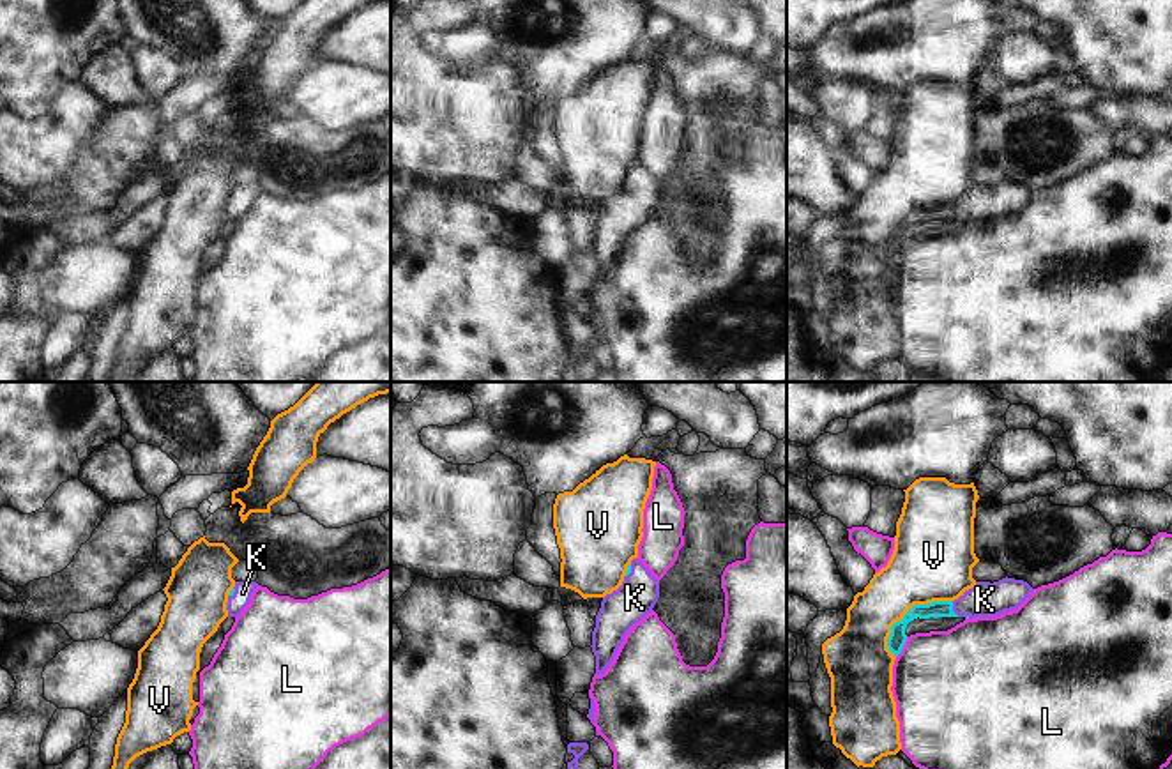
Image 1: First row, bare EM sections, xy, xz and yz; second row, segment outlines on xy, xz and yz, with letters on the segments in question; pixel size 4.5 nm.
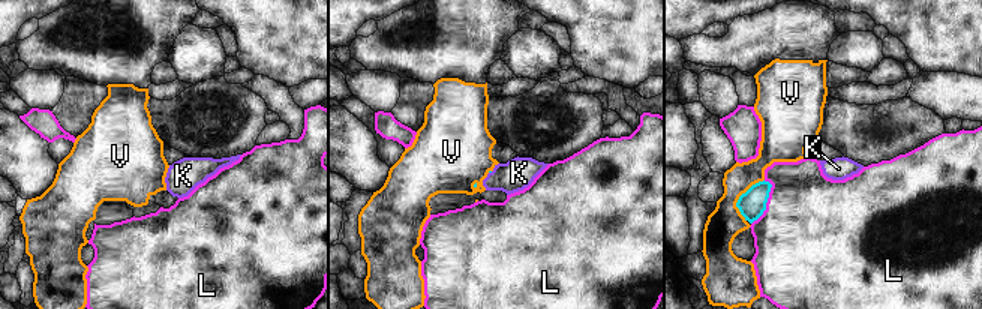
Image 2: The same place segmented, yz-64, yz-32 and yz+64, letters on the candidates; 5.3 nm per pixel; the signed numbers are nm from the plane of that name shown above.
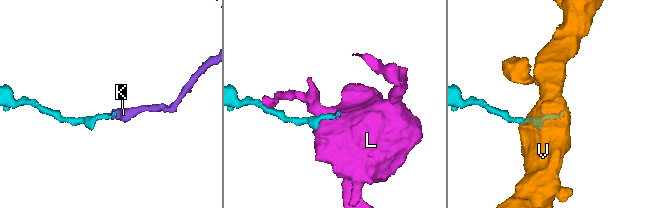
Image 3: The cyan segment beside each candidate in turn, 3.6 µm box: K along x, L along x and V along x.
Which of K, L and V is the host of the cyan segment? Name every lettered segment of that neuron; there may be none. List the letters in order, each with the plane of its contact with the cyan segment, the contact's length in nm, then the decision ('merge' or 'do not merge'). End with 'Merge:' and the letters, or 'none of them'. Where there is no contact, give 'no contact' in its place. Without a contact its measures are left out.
K: contact in yz; length 80 nm; merge
L: contact in yz; length 110 nm; do not merge
V: contact in yz; length 380 nm; do not merge
Merge: K

